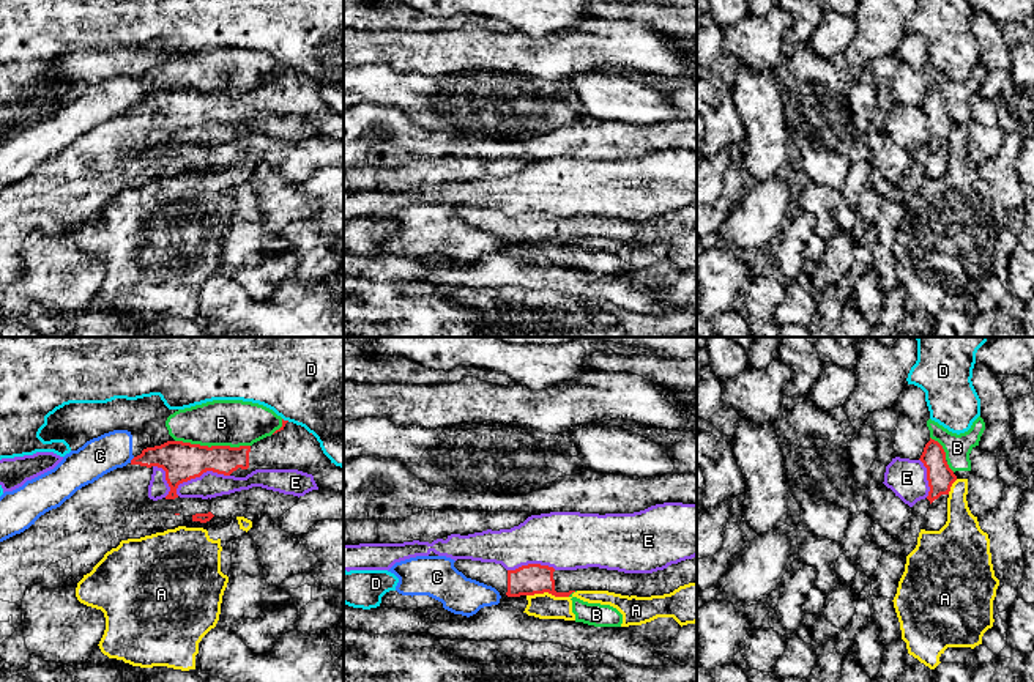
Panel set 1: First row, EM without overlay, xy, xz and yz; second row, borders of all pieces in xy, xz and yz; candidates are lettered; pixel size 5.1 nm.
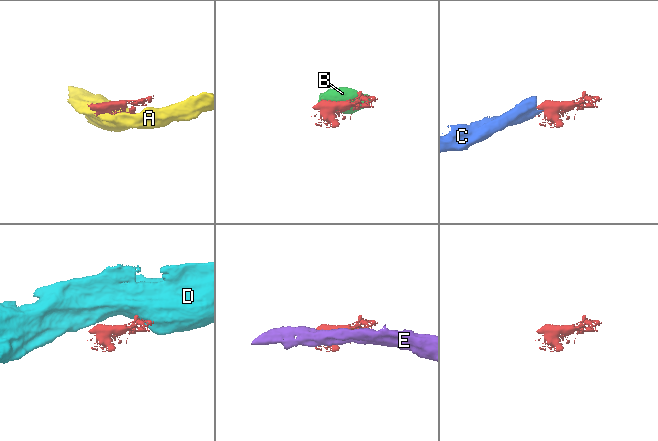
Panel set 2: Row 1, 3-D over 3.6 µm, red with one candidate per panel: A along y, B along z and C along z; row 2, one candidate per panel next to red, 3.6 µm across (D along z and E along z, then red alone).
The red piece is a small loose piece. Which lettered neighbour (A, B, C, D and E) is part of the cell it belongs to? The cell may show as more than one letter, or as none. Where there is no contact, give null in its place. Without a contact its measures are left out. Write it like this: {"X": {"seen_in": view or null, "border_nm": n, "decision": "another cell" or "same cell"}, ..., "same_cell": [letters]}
{"A": {"seen_in": "xz", "border_nm": 220, "decision": "another cell"}, "B": {"seen_in": "xy", "border_nm": 380, "decision": "another cell"}, "C": {"seen_in": "xy", "border_nm": 40, "decision": "another cell"}, "D": {"seen_in": "xy", "border_nm": 40, "decision": "another cell"}, "E": {"seen_in": "xy", "border_nm": 300, "decision": "another cell"}, "same_cell": []}

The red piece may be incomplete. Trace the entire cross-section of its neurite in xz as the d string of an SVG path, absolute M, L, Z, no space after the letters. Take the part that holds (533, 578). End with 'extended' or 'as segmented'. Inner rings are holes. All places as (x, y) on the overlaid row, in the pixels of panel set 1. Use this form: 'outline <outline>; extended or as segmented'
outline M697 556L653 573L624 573L599 567L555 570L528 564L506 570L501 564L457 559L454 567L467 578L495 587L500 595L520 597L549 592L569 597L575 591L608 591L621 595L651 597L670 594L679 586L697 583Z; extended

